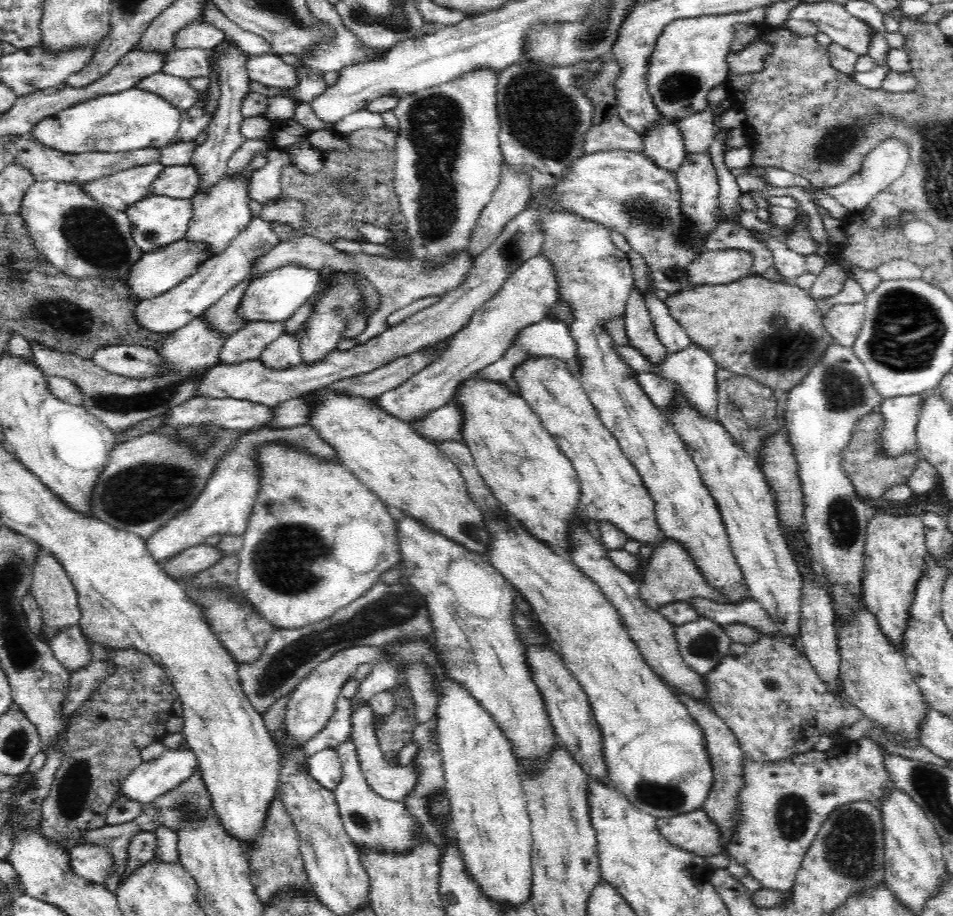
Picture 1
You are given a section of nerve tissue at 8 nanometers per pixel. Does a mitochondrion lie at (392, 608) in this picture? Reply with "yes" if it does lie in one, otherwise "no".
yes

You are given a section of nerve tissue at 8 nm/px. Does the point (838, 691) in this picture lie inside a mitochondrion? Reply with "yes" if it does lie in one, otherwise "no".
no

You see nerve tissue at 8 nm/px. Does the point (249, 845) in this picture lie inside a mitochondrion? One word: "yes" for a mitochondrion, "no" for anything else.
no

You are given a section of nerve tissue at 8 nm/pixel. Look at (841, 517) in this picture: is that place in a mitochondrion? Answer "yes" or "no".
yes

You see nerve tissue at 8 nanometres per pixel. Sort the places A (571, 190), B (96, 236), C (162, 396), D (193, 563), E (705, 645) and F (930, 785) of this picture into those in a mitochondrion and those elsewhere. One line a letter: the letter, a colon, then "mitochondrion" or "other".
A: other
B: mitochondrion
C: mitochondrion
D: other
E: mitochondrion
F: mitochondrion

